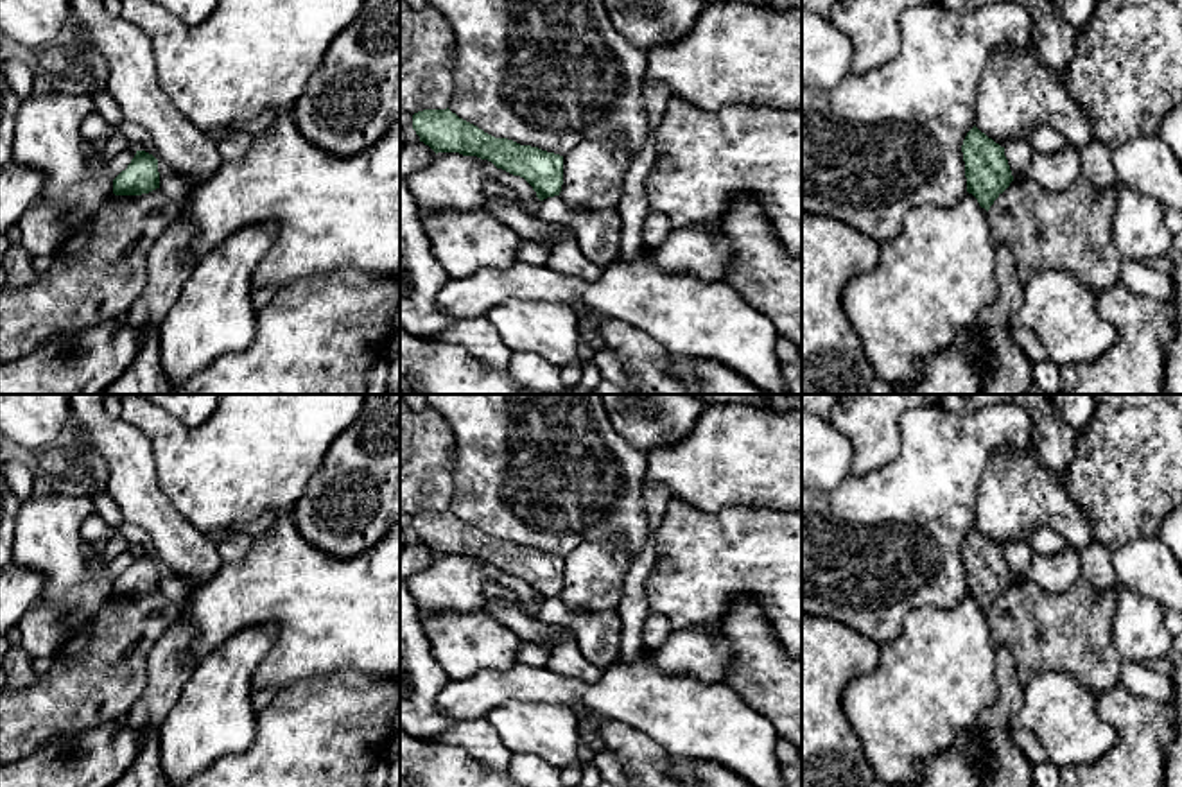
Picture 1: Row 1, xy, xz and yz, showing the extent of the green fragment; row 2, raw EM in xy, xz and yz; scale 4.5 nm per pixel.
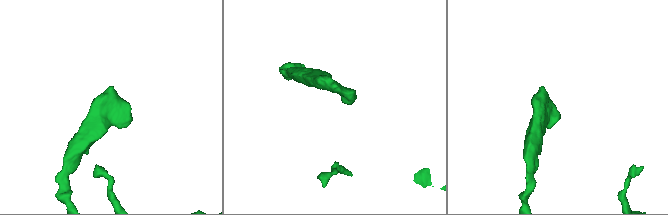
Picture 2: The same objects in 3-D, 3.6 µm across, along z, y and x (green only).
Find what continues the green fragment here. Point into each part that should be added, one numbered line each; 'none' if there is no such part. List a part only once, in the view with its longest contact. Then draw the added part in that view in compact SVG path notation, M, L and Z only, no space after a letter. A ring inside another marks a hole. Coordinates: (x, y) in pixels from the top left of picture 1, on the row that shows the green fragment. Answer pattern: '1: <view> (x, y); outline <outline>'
none

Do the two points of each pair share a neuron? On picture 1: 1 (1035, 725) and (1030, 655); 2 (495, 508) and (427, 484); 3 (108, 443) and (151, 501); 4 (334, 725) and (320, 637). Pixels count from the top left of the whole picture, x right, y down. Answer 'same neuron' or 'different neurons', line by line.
1: different neurons
2: different neurons
3: same neuron
4: different neurons

